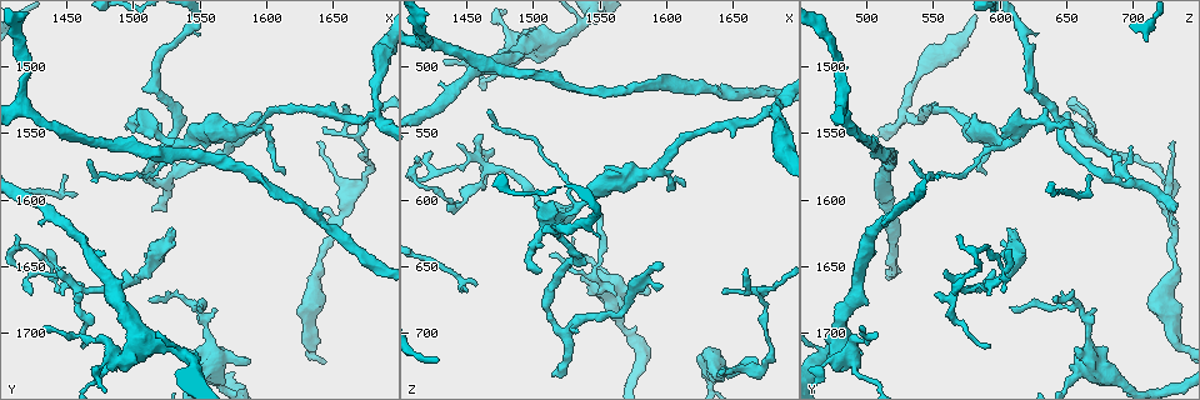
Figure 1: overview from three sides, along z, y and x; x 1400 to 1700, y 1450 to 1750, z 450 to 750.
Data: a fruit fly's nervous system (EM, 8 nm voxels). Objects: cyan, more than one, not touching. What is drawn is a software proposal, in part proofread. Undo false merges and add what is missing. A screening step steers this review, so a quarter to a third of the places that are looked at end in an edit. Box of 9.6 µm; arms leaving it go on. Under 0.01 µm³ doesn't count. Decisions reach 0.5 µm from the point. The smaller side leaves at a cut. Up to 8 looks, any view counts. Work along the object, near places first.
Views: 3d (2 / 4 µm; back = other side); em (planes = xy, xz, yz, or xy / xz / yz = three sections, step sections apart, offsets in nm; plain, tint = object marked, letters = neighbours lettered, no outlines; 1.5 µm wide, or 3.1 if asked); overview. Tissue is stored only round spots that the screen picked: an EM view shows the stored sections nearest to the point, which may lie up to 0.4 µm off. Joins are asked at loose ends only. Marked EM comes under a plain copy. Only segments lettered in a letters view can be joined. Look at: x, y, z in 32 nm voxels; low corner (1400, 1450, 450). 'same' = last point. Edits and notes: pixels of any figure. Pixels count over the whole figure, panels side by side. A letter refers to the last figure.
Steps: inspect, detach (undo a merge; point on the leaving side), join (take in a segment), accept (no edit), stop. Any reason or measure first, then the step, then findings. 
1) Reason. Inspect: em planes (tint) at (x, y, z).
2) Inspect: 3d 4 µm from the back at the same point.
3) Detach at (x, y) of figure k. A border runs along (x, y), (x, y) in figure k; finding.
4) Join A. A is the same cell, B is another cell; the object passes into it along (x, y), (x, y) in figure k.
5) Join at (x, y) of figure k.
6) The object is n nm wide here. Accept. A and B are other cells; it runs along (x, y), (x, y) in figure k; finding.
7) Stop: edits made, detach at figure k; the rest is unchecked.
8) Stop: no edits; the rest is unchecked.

Free end. Inspect: em planes (letters) at (1594, 1548, 662).

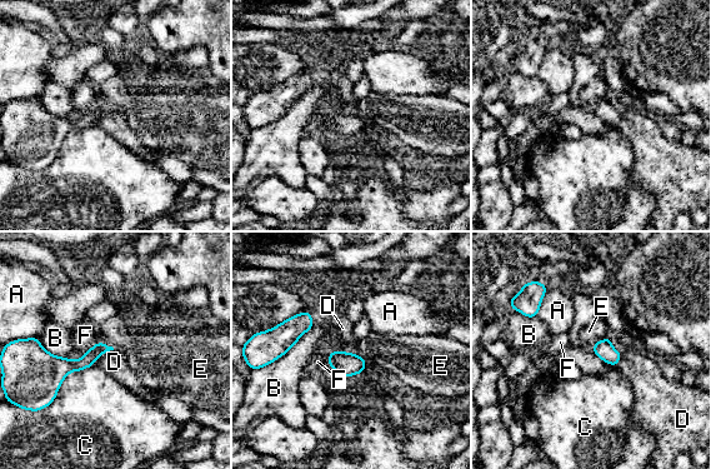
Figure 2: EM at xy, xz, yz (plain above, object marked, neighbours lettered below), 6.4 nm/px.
The longest contact is with C, 420 nm. Accept. A, B, C, D, E and F are other cells; a border runs along (591, 348), (612, 365), (621, 358) in figure 2; no lettered segment goes on from it.

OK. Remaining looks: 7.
Arms part here. Inspect: 3d 2 µm at (1588, 1546, 576).

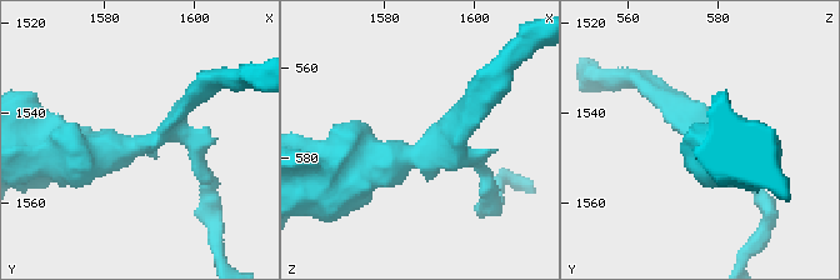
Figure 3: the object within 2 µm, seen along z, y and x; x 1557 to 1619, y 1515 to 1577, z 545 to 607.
Need the tissue. Inspect: em xy step 8 (tint) at (1589, 1547, 578).

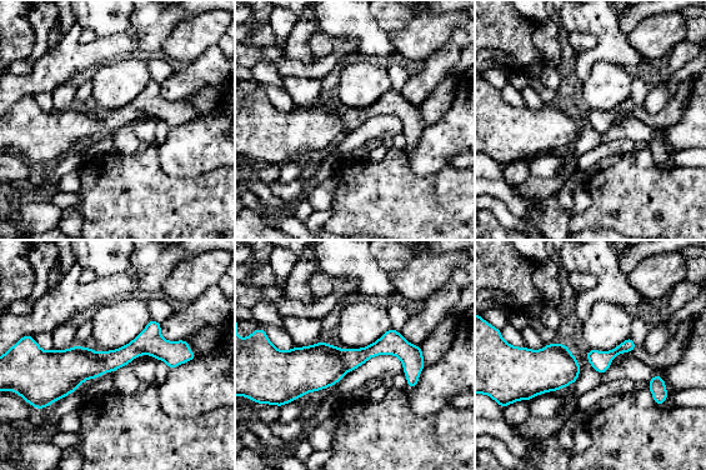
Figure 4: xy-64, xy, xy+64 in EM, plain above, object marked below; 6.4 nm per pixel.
Cut it another way. Inspect: em planes (letters) at the same point.

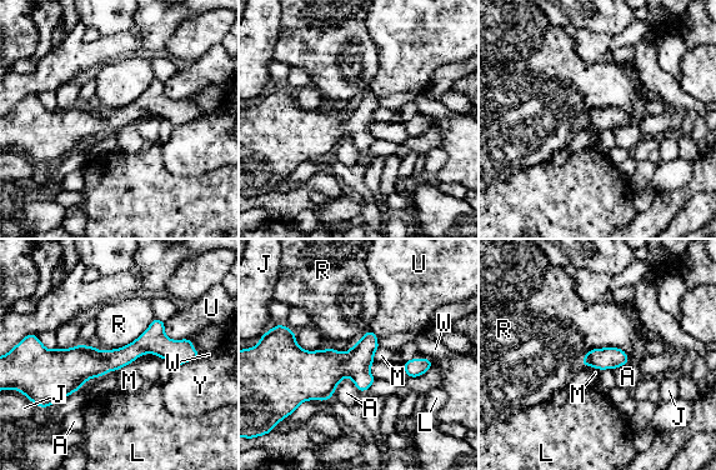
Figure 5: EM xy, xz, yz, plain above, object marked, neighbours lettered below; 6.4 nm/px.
Accept. A, J, L, M, R, U, W and Y are other cells; one neuron here.

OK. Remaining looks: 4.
Branch stops here. Inspect: em planes (letters) at (1530, 1622, 610).

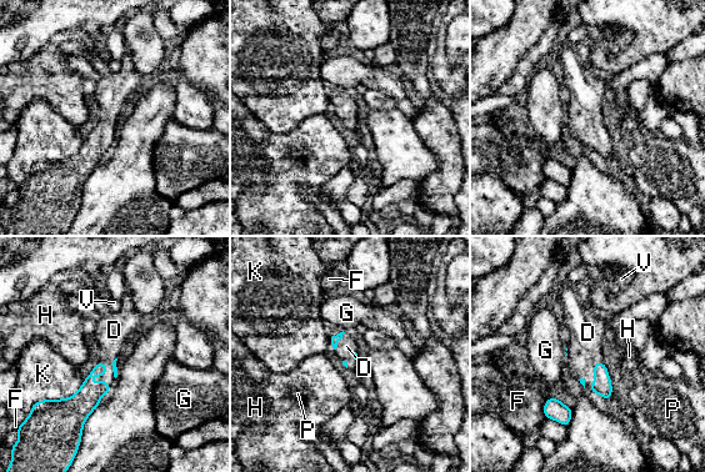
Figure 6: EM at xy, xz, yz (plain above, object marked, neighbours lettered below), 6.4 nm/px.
Join D. D is the same cell, F, G, H, K, P and V are other cells; the object passes into it along (88, 397), (104, 372), (111, 335) in figure 6; the neuron continues.

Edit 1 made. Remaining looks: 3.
Stop: edits made, join at figure 6; the rest is unchecked.

